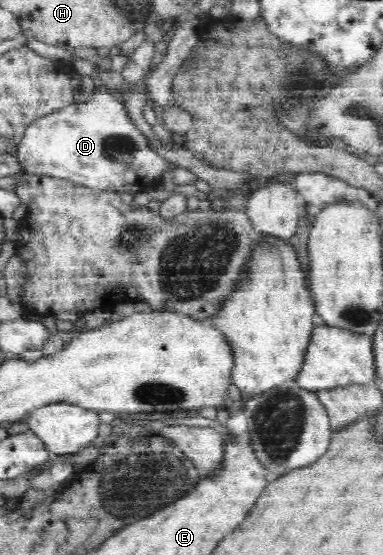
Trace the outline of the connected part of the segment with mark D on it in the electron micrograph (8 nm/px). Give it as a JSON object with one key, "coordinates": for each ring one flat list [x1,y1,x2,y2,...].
{"coordinates":[[101,86,97,87,88,102,78,102,72,107,54,112,53,114,44,116,41,119,34,120,34,122,30,124,28,128,26,128,24,138,22,138,21,148,18,150,18,155,16,157,17,162,21,165,22,170,28,172,29,174,67,178,73,180,76,184,82,184,93,189,109,191,120,191,120,188,122,188,124,184,138,184,141,189,146,191,149,189,154,189,156,187,156,183,159,183,160,179,164,175,165,166,169,163,163,156,159,155,156,151,148,147,146,138,128,117,128,113,126,112,126,108,124,108,120,96,110,94,108,89]]}

